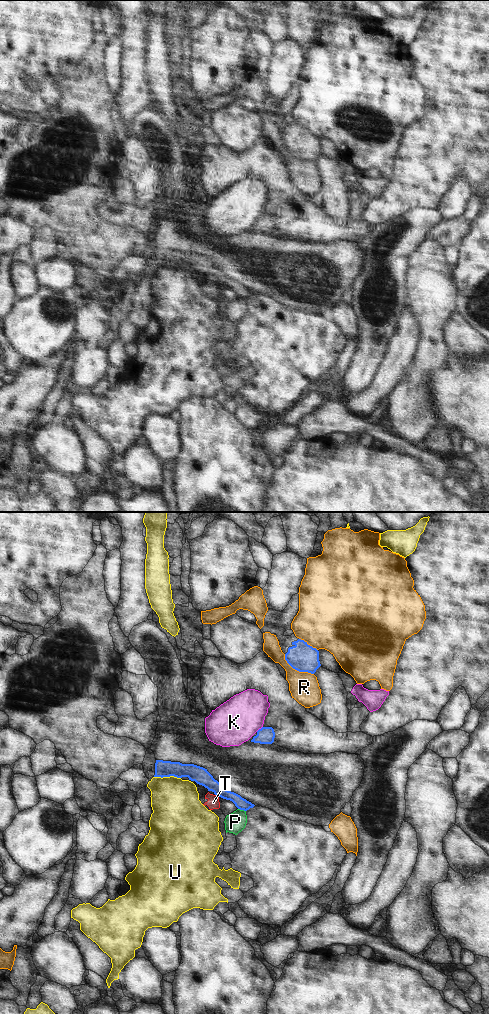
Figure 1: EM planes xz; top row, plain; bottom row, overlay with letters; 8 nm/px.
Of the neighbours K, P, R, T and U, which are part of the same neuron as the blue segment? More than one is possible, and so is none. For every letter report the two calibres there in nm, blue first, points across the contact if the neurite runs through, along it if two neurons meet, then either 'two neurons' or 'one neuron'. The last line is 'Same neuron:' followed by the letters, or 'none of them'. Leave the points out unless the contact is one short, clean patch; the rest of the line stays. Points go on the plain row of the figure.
K: 140 nm thick on the blue side, 360 nm on the other; two neurons
P: 90 nm thick on the blue side, 160 nm on the other; border along xz (238, 296), (245, 299); two neurons
R: 220 nm thick on the blue side, 240 nm on the other; two neurons
T: 140 nm thick on the blue side, 100 nm on the other; border along xz (215, 282), (217, 284); two neurons
U: 130 nm thick on the blue side, 380 nm on the other; two neurons
Same neuron: none of them

